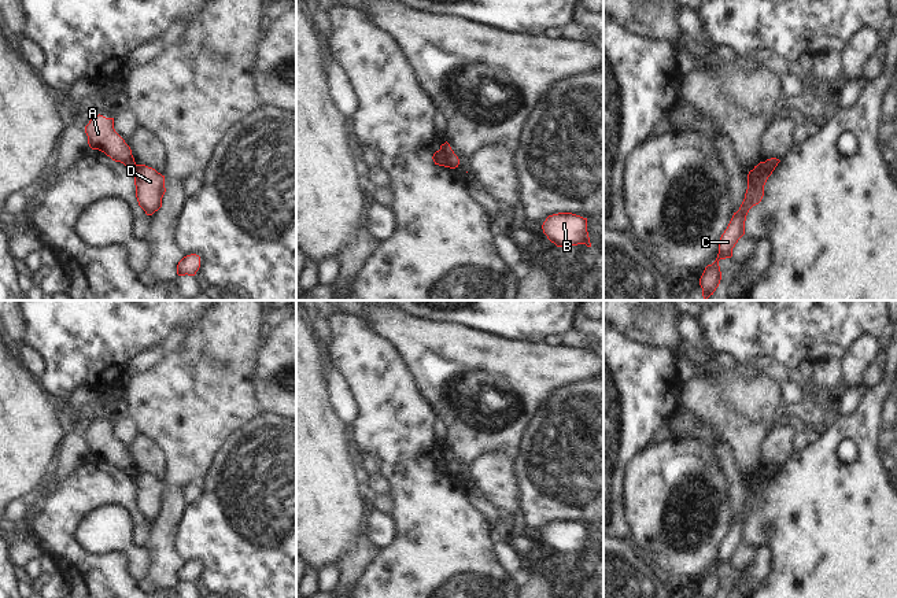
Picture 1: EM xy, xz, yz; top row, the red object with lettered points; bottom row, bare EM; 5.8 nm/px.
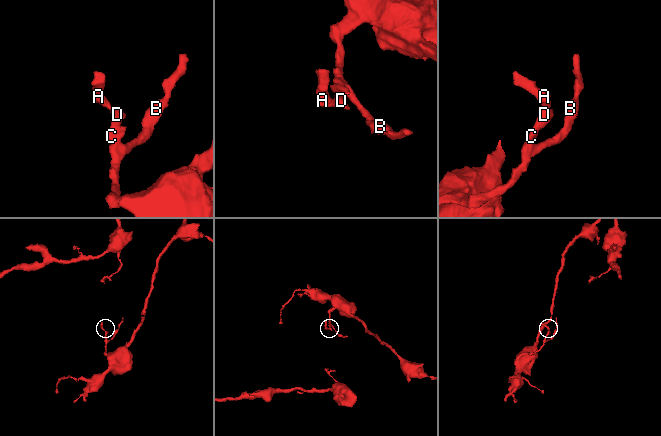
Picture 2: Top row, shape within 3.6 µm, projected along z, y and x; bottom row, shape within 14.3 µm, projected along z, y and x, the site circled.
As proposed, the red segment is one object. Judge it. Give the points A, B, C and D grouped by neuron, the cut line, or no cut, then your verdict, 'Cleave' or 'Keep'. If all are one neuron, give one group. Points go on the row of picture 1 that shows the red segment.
Groups: A / B C D. Split along xz (439, 150), (447, 166). Cleave

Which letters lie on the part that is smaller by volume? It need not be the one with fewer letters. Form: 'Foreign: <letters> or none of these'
Foreign: A

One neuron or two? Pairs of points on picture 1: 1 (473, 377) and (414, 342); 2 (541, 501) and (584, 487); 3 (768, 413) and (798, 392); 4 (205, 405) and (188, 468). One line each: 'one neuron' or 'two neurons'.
1: one neuron
2: one neuron
3: two neurons
4: one neuron

